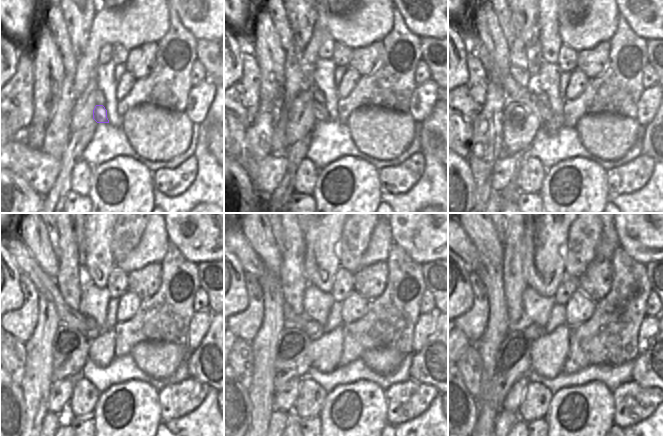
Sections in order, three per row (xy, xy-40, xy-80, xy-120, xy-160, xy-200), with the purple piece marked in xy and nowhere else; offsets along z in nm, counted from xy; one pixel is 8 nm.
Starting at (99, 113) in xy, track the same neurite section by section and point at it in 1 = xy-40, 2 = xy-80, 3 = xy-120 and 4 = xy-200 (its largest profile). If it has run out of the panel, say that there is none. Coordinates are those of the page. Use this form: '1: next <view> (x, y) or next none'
1: next xy-40 (321, 113)
2: next xy-80 (515, 92)
3: next xy-120 (46, 286)
4: next xy-200 (468, 252)

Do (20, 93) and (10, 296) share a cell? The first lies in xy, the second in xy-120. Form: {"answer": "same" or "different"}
{"answer": "different"}

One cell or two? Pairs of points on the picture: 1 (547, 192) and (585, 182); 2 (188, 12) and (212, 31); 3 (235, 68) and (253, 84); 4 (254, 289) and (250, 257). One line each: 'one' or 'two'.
1: one
2: one
3: two
4: two

